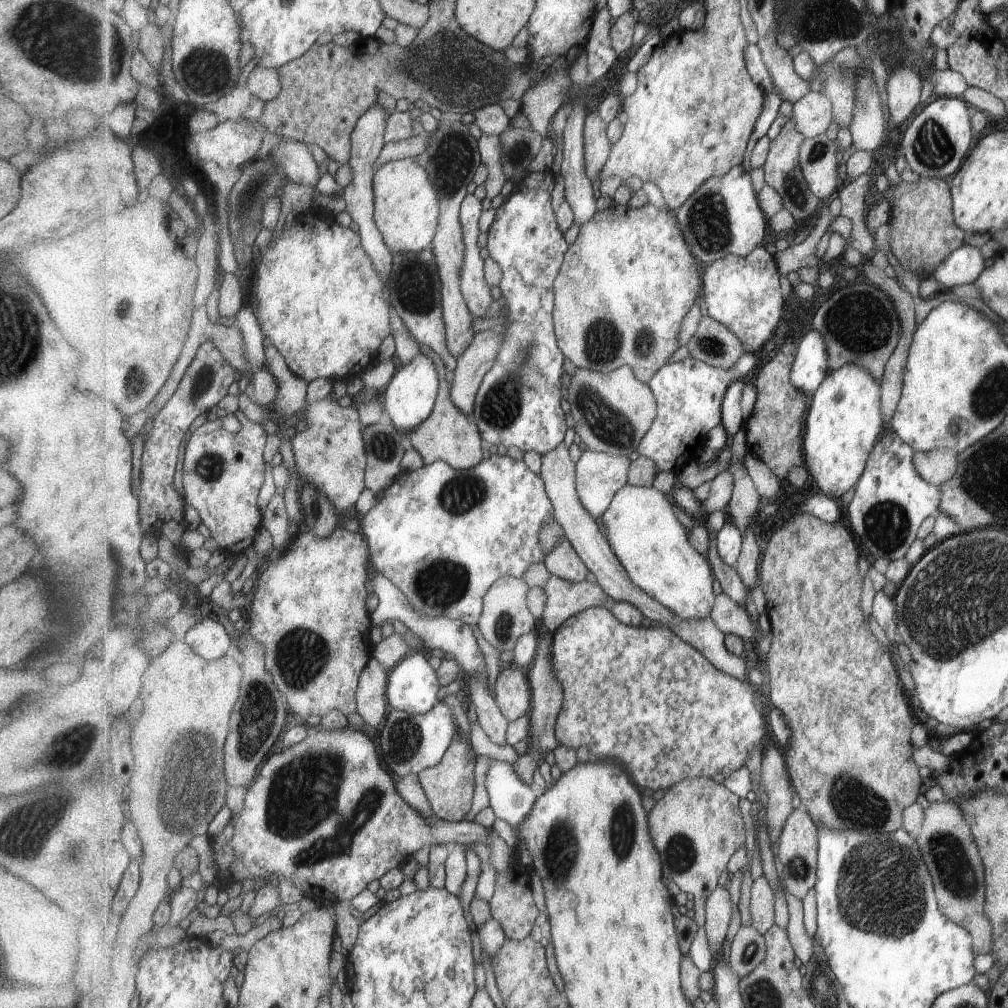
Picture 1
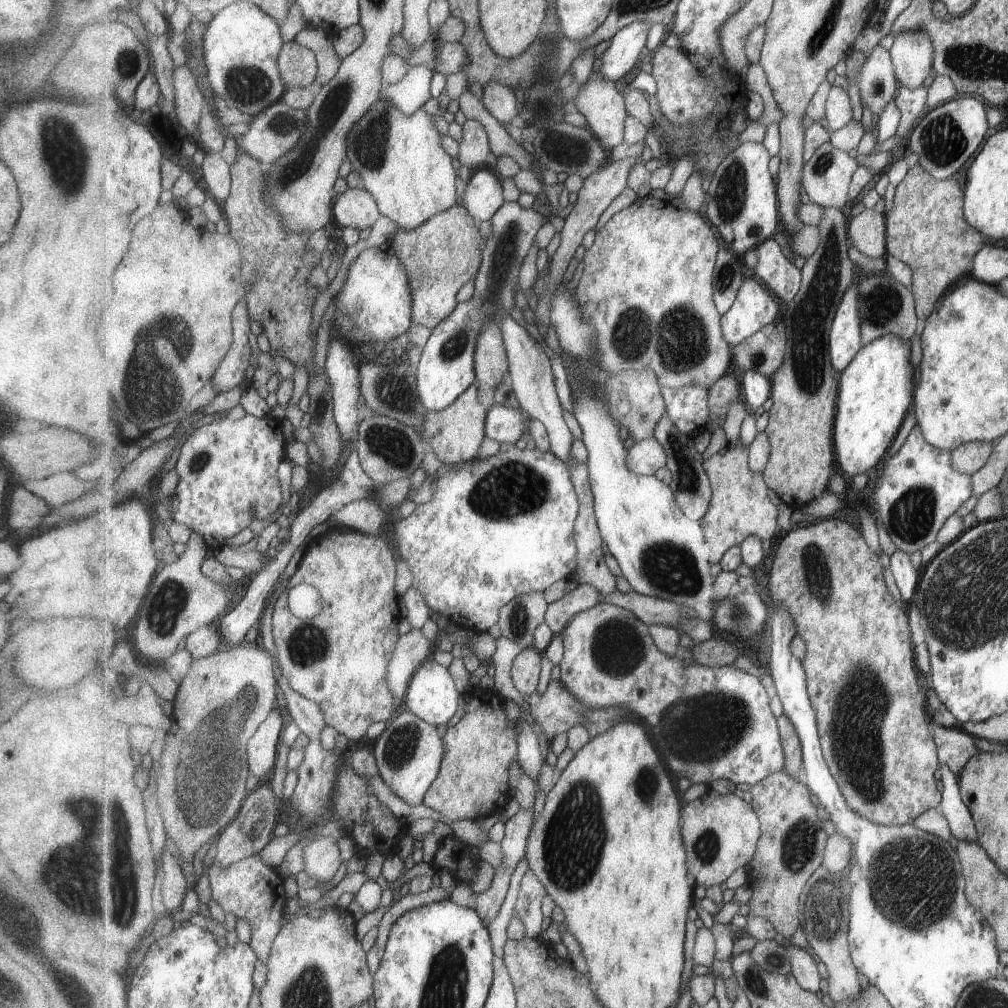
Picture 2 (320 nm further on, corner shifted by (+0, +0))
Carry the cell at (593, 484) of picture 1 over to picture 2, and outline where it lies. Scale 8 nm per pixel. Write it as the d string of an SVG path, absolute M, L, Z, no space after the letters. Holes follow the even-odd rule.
M655 436L636 442L626 458L629 470L638 475L655 475L668 463L668 451Z

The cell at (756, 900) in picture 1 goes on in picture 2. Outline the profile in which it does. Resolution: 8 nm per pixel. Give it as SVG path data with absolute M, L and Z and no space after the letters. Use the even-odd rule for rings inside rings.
M787 770L770 774L761 782L751 786L748 790L751 795L751 808L757 812L761 822L761 838L757 842L757 850L753 860L749 862L749 870L753 875L753 896L748 904L749 915L763 917L775 925L778 932L790 939L799 927L801 928L800 906L801 896L804 896L807 881L815 874L816 870L824 864L825 851L830 837L823 830L823 820L817 814L817 807L811 800L813 794L806 782L799 782Z

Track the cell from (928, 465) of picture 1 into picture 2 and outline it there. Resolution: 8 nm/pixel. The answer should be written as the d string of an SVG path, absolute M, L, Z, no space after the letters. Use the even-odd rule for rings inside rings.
M969 441L950 452L952 467L961 474L973 474L992 454L992 441Z

